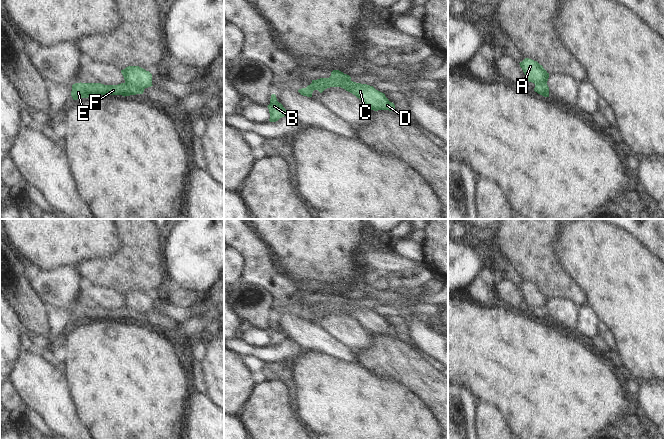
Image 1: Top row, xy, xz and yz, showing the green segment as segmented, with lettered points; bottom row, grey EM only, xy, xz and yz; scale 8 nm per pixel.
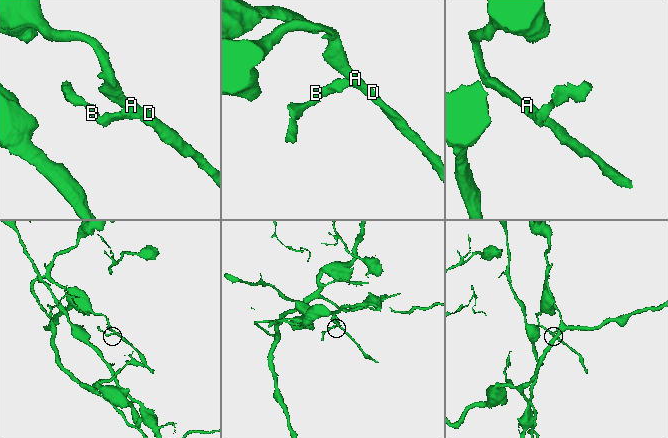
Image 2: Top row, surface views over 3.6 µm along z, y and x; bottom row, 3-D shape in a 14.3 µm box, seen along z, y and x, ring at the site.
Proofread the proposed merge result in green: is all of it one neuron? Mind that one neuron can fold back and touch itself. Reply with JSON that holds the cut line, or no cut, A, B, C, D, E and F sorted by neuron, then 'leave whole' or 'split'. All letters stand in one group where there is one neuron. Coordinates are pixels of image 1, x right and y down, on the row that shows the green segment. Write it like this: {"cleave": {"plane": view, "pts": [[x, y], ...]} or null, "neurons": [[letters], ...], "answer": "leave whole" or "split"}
{"cleave": {"plane": "xy", "pts": [[125, 82], [131, 85], [138, 93]]}, "neurons": [["A", "C", "D"], ["B", "E", "F"]], "answer": "split"}

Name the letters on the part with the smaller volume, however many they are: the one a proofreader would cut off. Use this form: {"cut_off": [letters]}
{"cut_off": ["B", "E", "F"]}

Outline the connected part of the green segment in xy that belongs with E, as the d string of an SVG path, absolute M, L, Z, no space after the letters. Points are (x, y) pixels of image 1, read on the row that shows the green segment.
M75 83L72 85L73 100L88 98L96 95L136 95L138 91L127 83L118 85L104 85L101 83Z

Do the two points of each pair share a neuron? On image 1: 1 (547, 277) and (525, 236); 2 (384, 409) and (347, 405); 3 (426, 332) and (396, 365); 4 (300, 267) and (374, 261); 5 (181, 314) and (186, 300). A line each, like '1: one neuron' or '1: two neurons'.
1: one neuron
2: one neuron
3: two neurons
4: two neurons
5: two neurons

